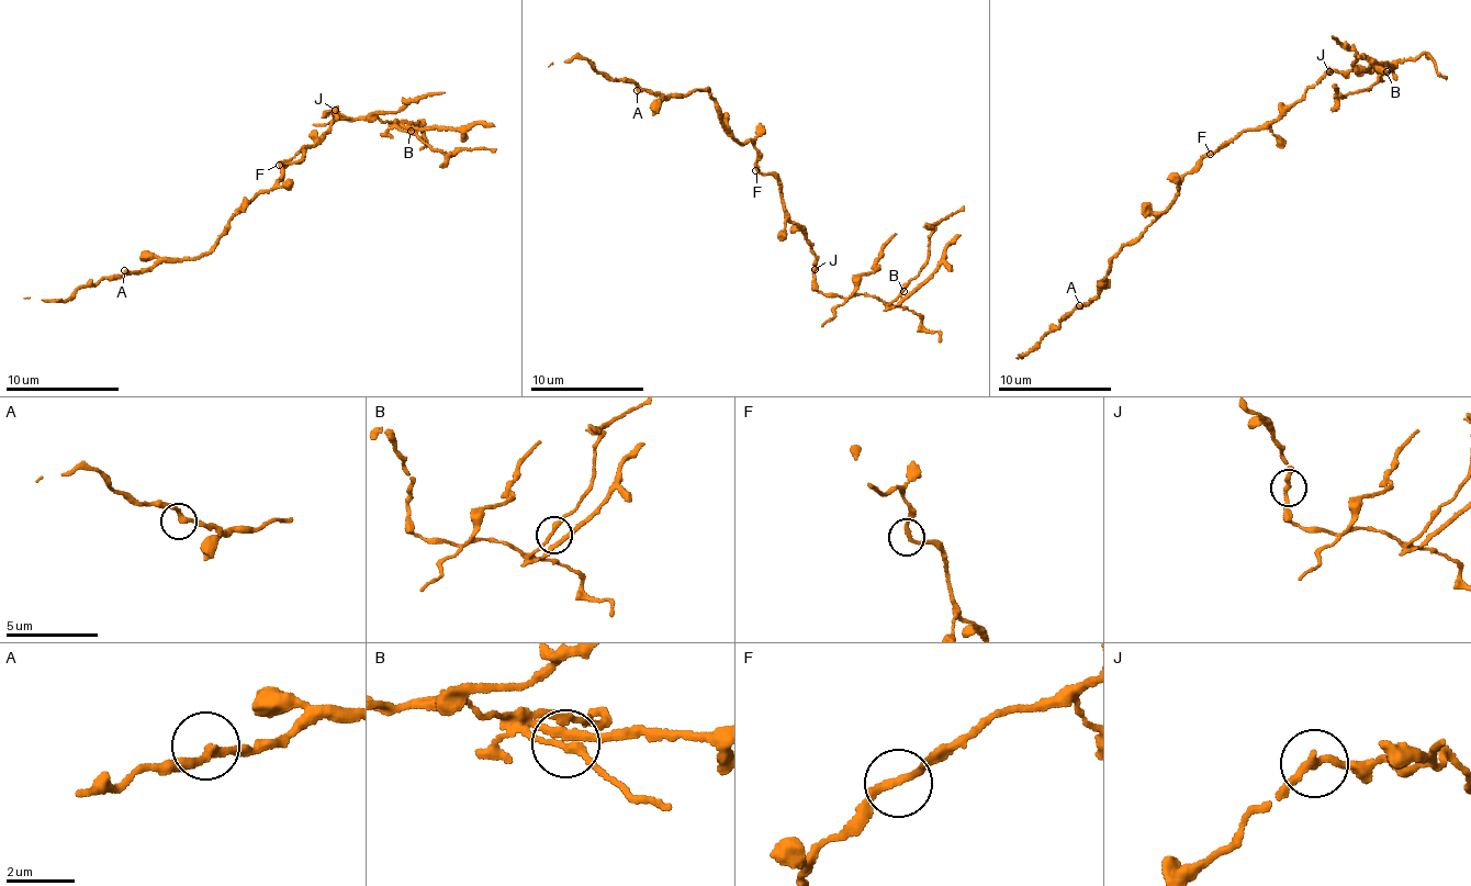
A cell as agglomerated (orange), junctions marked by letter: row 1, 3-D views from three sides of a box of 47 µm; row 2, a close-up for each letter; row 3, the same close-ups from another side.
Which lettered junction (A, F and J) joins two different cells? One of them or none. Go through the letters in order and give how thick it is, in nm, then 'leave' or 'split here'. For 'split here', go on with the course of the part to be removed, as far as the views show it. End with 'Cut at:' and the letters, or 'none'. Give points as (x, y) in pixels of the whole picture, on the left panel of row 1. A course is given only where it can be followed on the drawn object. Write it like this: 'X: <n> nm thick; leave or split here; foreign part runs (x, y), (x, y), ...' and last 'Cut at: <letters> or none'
A: 240 nm thick; leave
F: 200 nm thick; leave
J: 220 nm thick; split here; foreign part runs (334, 111), (327, 113), (358, 120), (379, 118), (452, 155), (460, 148), (496, 148)
Cut at: J

